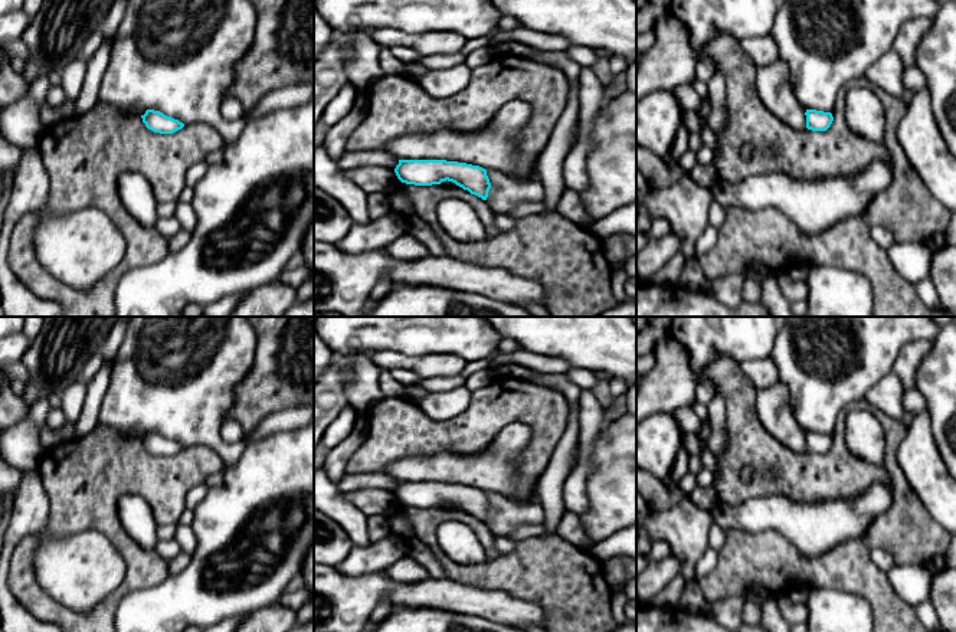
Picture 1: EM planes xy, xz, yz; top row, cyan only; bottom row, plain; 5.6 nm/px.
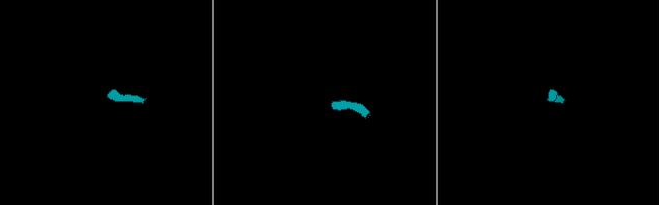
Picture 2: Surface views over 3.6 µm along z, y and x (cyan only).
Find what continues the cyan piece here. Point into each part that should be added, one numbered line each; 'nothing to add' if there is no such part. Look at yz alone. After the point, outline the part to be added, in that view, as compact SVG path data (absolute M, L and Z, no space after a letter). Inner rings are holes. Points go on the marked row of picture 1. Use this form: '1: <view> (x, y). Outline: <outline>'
nothing to add

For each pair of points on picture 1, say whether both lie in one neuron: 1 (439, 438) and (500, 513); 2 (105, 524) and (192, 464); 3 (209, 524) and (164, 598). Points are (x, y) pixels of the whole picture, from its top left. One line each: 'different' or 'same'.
1: different
2: same
3: same

